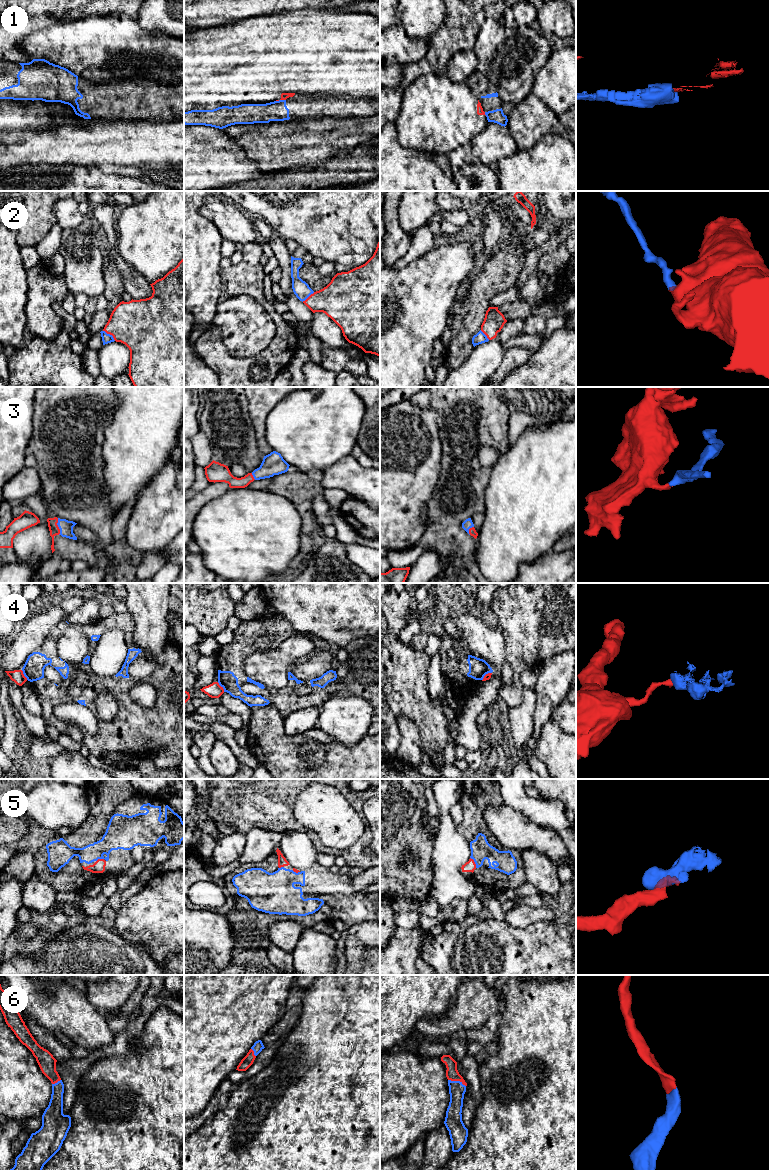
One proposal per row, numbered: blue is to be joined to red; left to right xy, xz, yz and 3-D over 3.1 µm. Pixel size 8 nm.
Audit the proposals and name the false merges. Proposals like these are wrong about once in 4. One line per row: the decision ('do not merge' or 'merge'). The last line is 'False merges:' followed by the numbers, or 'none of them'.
1: do not merge
2: merge
3: merge
4: do not merge
5: merge
6: merge
False merges: 1, 4

